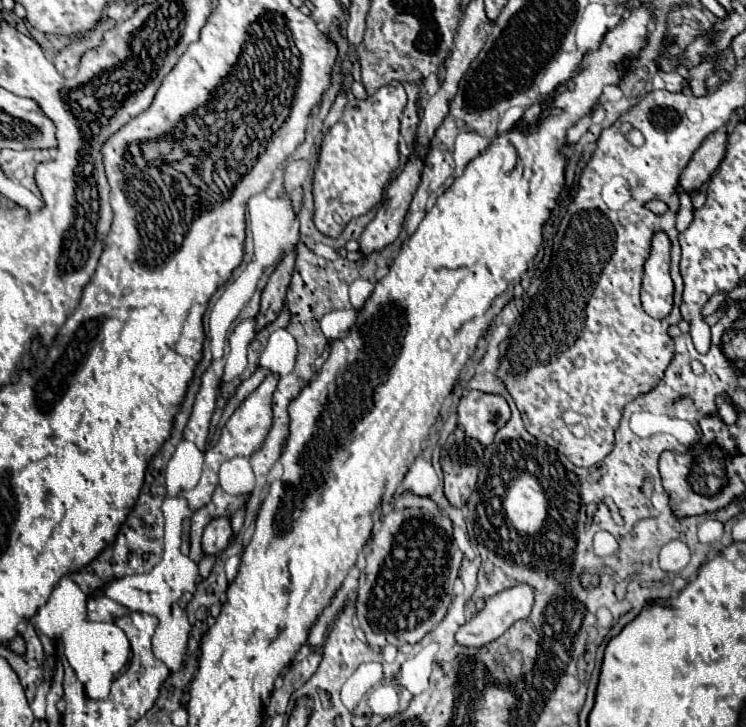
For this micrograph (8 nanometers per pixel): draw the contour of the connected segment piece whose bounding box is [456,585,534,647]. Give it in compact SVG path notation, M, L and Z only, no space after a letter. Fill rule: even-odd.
M528 585L506 589L484 601L484 607L470 617L456 633L456 643L464 647L482 647L498 639L514 621L530 615L534 591Z

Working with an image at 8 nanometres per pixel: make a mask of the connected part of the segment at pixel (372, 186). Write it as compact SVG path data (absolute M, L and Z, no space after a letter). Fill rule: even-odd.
M388 83L366 101L348 101L340 121L324 135L312 179L314 225L322 235L340 237L350 219L368 213L376 203L380 203L384 185L400 163L398 139L404 105L406 93L402 83Z

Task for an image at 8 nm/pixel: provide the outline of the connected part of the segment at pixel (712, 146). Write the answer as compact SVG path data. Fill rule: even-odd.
M724 129L714 131L702 143L702 147L694 153L694 159L686 167L686 175L682 175L680 191L694 191L700 189L718 169L722 159L726 157L728 147L728 133Z

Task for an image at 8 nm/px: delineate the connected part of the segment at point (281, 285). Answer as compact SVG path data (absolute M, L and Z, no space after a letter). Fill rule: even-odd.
M288 251L284 255L284 259L272 271L272 275L270 275L270 279L262 291L260 313L256 315L258 317L256 319L256 333L262 331L266 325L270 325L278 317L278 313L282 311L286 287L290 283L290 275L292 275L292 267L294 267L294 253Z

